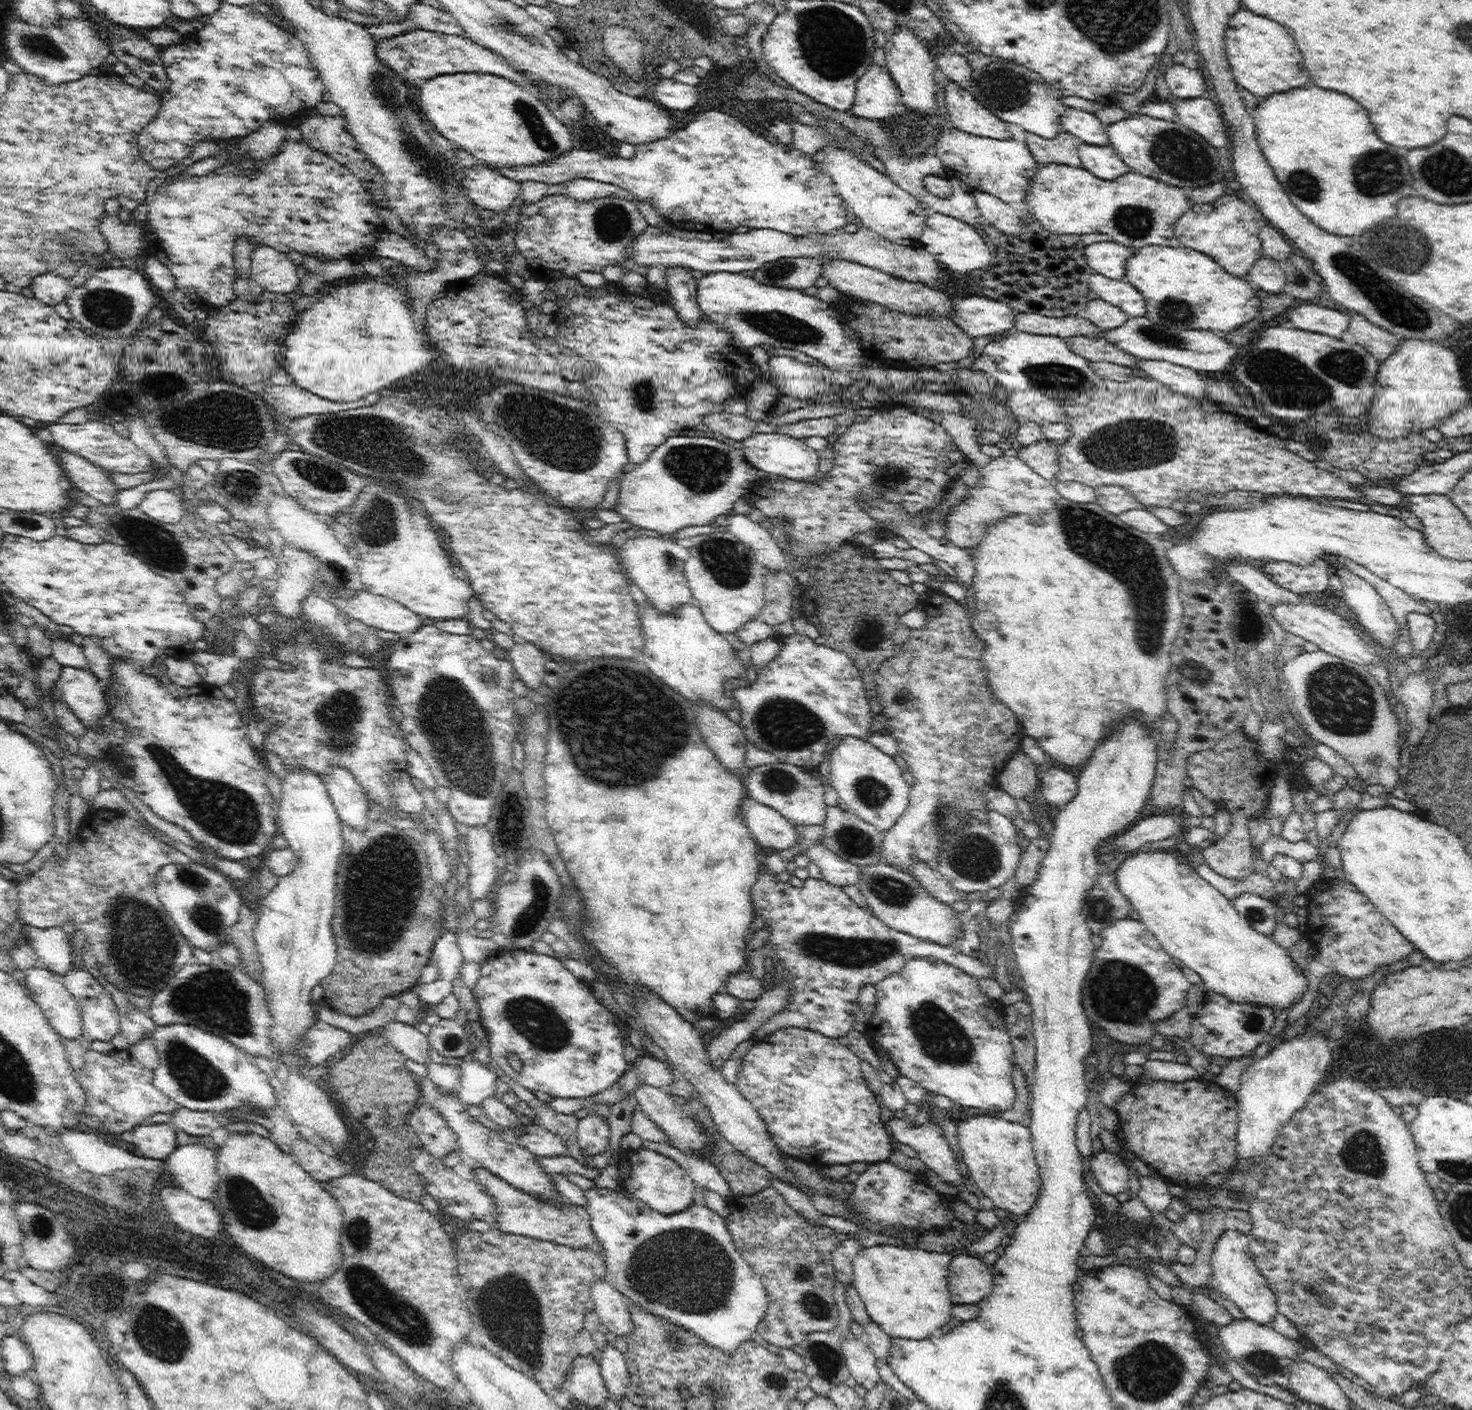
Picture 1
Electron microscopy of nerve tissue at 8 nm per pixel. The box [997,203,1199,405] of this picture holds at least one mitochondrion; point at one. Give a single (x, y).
(1054, 377)

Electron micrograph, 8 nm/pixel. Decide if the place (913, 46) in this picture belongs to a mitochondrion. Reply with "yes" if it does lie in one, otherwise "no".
no

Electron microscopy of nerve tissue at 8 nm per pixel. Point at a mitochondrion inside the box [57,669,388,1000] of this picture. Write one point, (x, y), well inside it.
(141, 947)

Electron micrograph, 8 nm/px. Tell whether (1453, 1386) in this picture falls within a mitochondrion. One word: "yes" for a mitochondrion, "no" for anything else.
no

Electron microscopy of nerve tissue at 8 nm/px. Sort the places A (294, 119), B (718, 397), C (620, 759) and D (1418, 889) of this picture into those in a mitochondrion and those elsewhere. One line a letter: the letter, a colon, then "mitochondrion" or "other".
A: other
B: other
C: mitochondrion
D: other

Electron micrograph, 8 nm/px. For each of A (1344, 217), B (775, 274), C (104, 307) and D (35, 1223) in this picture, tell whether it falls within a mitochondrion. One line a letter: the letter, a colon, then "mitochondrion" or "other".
A: other
B: mitochondrion
C: mitochondrion
D: mitochondrion

